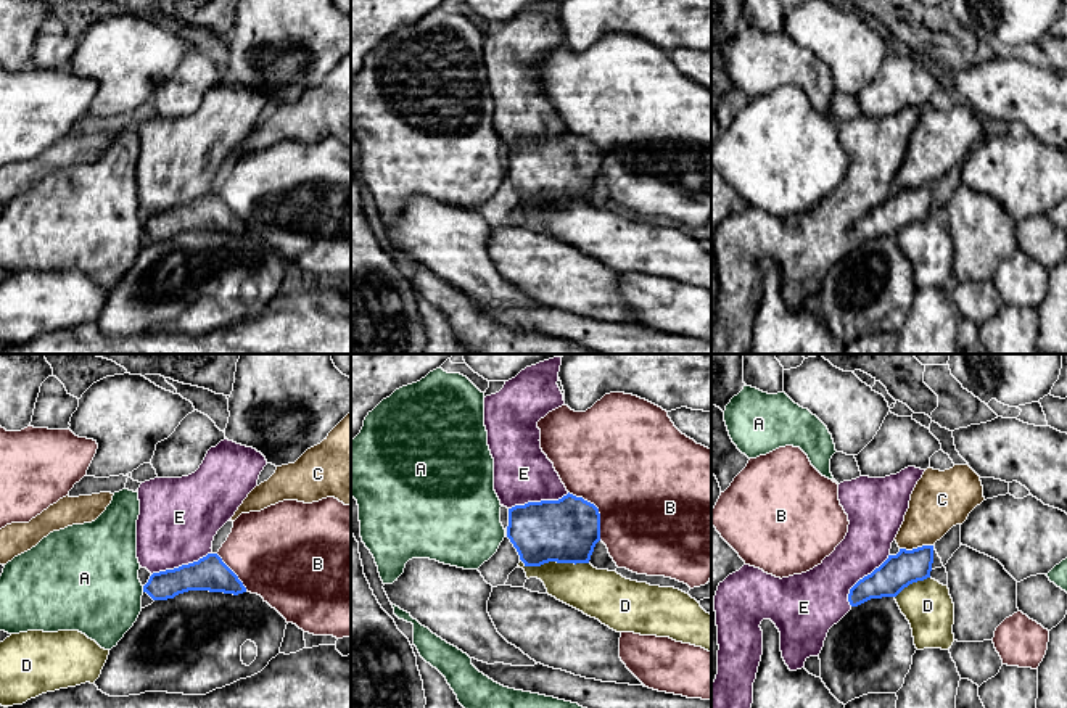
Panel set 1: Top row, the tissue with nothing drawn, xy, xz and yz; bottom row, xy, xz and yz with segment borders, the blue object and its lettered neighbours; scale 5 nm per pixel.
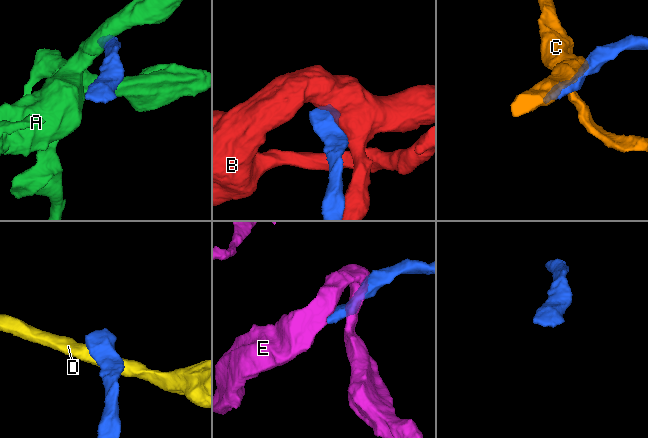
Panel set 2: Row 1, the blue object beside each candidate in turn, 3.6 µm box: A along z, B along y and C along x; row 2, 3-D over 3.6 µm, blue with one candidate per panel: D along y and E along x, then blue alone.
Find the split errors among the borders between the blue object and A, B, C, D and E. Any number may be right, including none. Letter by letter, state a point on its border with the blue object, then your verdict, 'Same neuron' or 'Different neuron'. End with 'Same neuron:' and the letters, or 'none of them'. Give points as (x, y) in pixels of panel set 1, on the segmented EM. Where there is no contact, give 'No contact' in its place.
A: Touches blue at xy (144, 589). Different neuron
B: Touches blue at xz (597, 510). Different neuron
C: Touches blue at yz (918, 547). Different neuron
D: Touches blue at xz (554, 560). Different neuron
E: Touches blue at xy (182, 565). Same neuron
Same neuron: E

